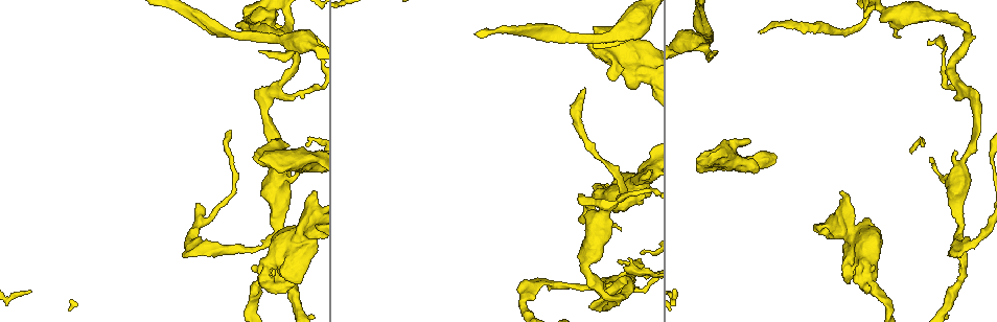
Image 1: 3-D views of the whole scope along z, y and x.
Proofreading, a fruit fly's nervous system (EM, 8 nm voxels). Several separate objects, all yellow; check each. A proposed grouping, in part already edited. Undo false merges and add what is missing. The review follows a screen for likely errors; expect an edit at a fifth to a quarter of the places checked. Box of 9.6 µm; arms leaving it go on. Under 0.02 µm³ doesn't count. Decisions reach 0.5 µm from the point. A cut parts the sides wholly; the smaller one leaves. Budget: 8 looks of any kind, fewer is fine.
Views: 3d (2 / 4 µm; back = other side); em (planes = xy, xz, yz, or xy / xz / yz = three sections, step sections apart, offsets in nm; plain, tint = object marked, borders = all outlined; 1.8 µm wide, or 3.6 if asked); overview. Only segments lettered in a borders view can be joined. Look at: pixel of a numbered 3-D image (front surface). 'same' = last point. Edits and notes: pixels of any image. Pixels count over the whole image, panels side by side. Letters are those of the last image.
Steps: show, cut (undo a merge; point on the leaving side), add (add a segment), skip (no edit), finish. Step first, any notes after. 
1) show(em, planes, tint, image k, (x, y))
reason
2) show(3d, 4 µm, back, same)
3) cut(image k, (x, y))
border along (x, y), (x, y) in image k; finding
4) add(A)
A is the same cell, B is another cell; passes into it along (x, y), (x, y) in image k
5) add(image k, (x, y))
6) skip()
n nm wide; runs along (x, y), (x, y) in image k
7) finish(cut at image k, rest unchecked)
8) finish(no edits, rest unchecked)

show(3d, 4 µm, image 1, (611, 80))

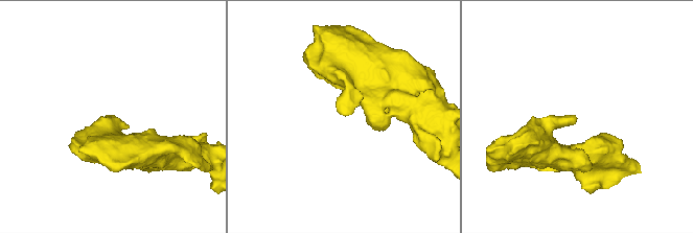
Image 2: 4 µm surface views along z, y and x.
show(em, 3.6 µm, yz, step 4, borders, image 2, (344, 115))

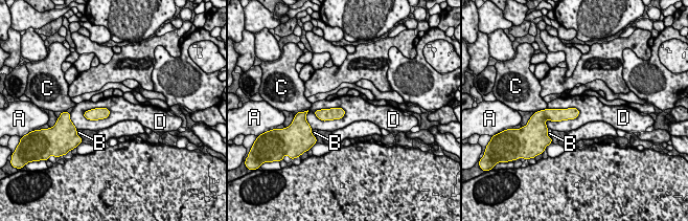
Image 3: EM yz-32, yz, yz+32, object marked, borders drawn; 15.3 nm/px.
skip()
D touches over 600 nm; A, B, C and D are other cells; border along (579, 110), (546, 127) in image 3; none of them fits

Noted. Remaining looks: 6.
show(em, xz, step 8, borders, image 1, (585, 88))
long arm stops here

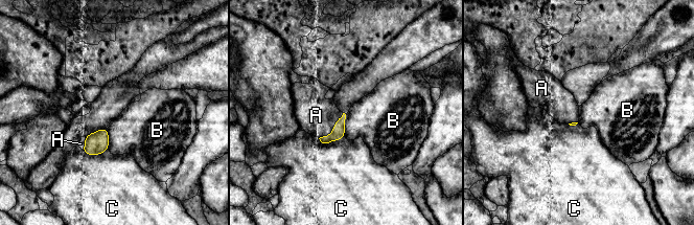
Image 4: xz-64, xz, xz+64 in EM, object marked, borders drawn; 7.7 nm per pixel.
show(em, planes, borders, same)
cut it another way

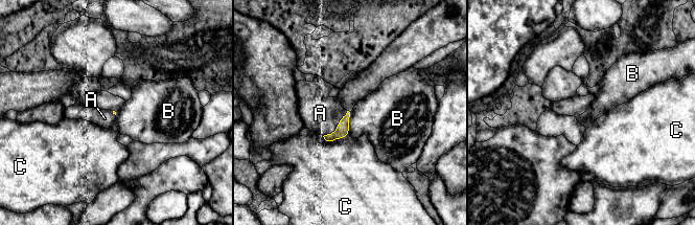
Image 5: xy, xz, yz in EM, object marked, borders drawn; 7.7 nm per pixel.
add(A)
A is the same cell, B and C are other cells; passes into it along (343, 125), (338, 127), (320, 113) in image 5; it goes on there

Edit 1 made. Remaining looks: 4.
show(overview)

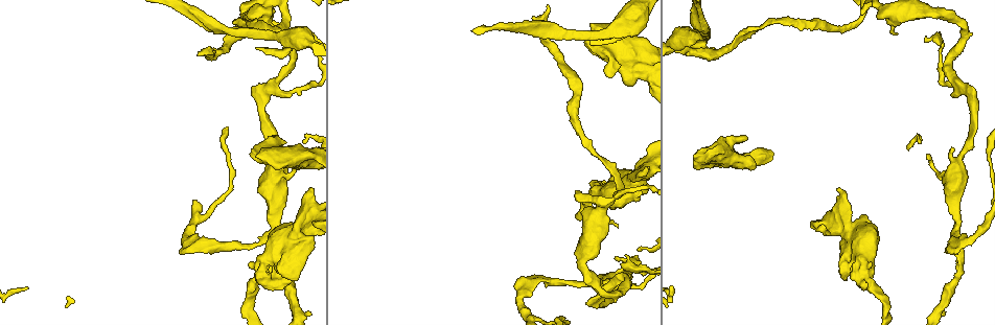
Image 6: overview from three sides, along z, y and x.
show(3d, 2 µm, image 6, (958, 234))
side arm on a straight run

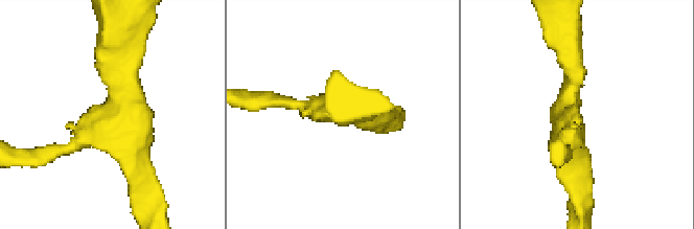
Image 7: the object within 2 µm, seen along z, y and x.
show(em, planes, plain, image 7, (568, 124))

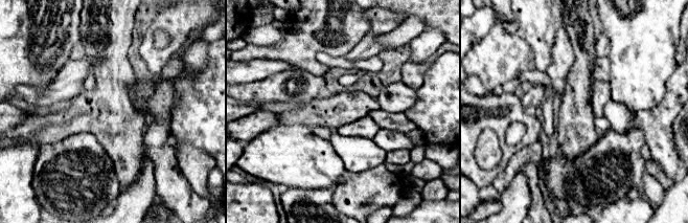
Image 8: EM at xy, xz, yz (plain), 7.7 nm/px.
show(em, planes, borders, same)
see the neighbours

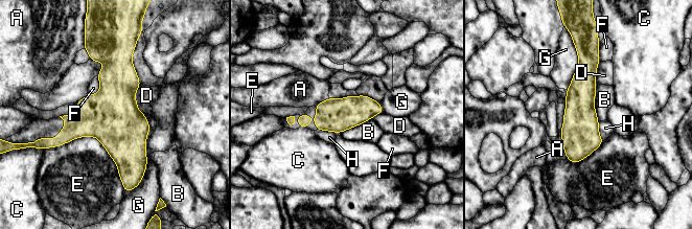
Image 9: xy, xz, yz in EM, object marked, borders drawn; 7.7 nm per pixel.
skip()
260 nm wide; A, B, C, D, E, F, G and H are other cells; border along (596, 87), (594, 108), (599, 120) in image 9; continuous, no second neuron

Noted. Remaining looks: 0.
finish(add at image 5, rest unchecked)

